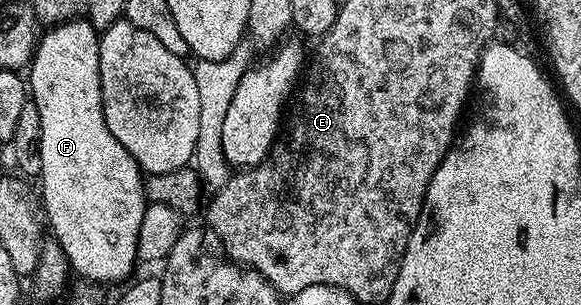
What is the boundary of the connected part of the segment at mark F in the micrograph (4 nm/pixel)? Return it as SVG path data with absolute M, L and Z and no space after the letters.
M78 19L76 21L64 21L62 25L54 25L48 31L40 34L37 42L37 50L33 52L33 60L29 62L27 66L27 89L31 94L31 100L39 107L39 120L43 122L43 135L41 136L41 176L39 178L39 184L41 184L41 193L39 189L39 197L43 202L43 217L49 225L53 228L52 236L55 238L58 245L61 246L61 250L65 253L65 260L69 262L70 270L78 278L86 281L92 281L94 283L106 283L105 281L121 281L125 283L134 276L133 264L138 264L139 258L137 255L137 244L139 243L139 223L143 223L143 215L145 214L146 200L145 200L145 177L143 176L143 170L135 163L135 159L131 155L131 151L127 151L127 147L123 147L123 143L119 143L119 139L115 139L115 135L111 135L111 131L107 127L105 122L105 116L103 115L103 107L101 106L101 80L99 79L99 33L98 30L93 28L93 25L88 19Z

